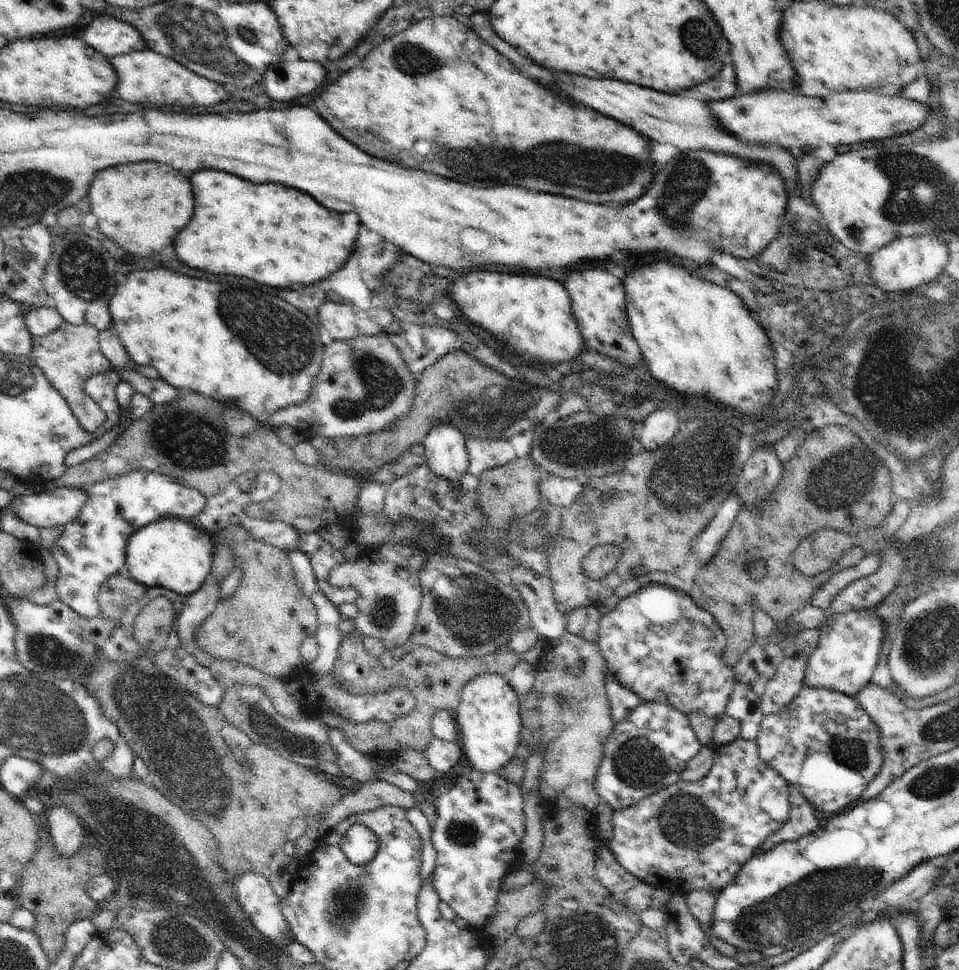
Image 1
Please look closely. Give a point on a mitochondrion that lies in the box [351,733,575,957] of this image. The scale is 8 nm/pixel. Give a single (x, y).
(468, 834)

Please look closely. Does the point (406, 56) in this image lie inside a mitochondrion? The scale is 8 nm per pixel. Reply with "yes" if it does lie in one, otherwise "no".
yes

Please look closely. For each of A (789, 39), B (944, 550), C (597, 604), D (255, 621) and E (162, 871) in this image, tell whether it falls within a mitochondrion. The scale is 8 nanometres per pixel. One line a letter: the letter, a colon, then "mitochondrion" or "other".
A: other
B: mitochondrion
C: other
D: mitochondrion
E: mitochondrion

